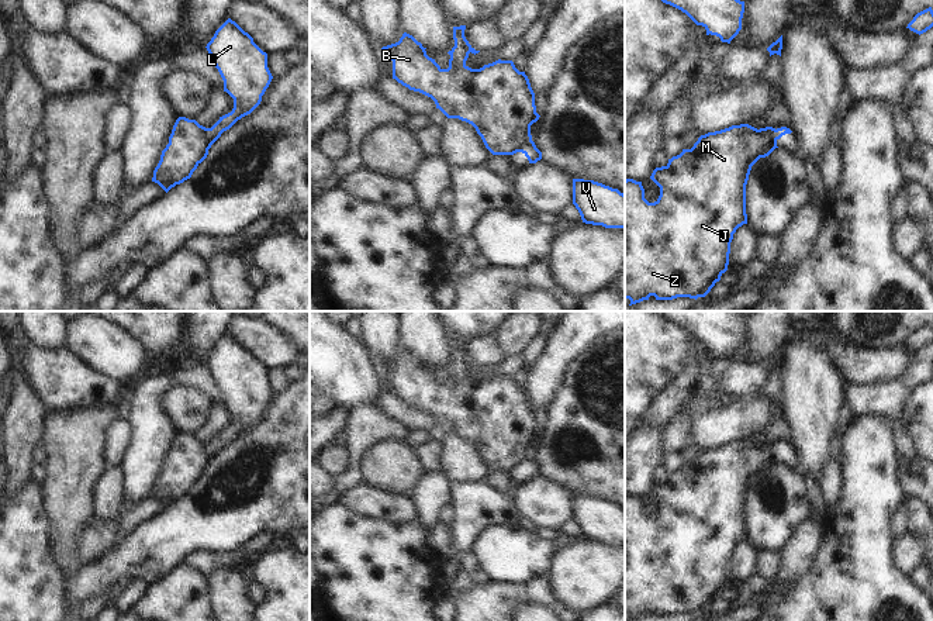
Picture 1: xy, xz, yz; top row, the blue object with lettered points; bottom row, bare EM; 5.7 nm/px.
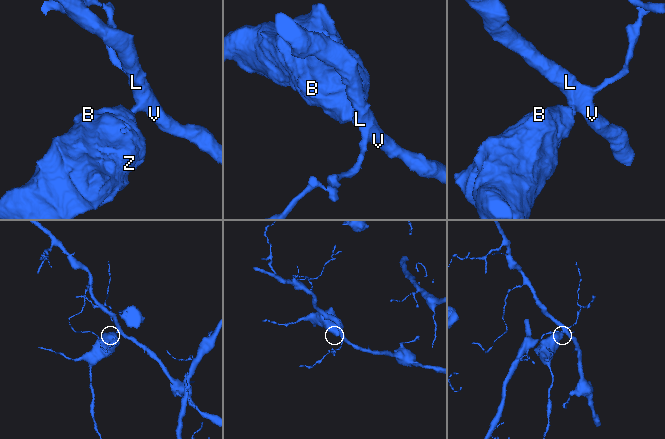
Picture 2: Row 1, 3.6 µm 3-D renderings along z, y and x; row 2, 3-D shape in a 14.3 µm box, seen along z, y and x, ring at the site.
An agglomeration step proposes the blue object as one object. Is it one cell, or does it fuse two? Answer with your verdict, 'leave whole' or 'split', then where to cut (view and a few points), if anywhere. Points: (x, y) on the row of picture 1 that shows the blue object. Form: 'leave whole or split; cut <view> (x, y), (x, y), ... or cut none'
split; cut xy (208, 128), (208, 137), (213, 142)

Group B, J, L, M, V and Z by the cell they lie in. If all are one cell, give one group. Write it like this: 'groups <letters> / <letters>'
groups B J M Z / L V

